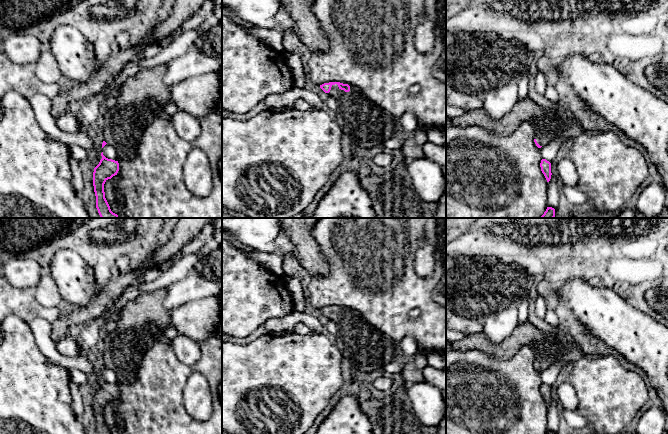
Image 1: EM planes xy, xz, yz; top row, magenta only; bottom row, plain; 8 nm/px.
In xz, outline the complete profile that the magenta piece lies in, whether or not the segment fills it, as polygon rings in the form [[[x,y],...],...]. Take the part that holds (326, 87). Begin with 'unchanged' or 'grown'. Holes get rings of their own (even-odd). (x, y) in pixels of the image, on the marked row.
grown | [[[329,82],[320,88],[337,101],[335,122],[358,146],[381,147],[398,132],[398,120],[372,102],[359,88]]]

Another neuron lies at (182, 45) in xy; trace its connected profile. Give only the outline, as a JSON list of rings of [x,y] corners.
[[[196,27],[181,34],[173,43],[163,49],[158,55],[149,59],[144,59],[141,63],[141,70],[167,64],[169,61],[185,55],[193,46],[196,45],[198,32],[199,27]]]

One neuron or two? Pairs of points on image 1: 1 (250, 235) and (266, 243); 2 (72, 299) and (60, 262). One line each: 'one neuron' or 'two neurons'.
1: one neuron
2: one neuron

